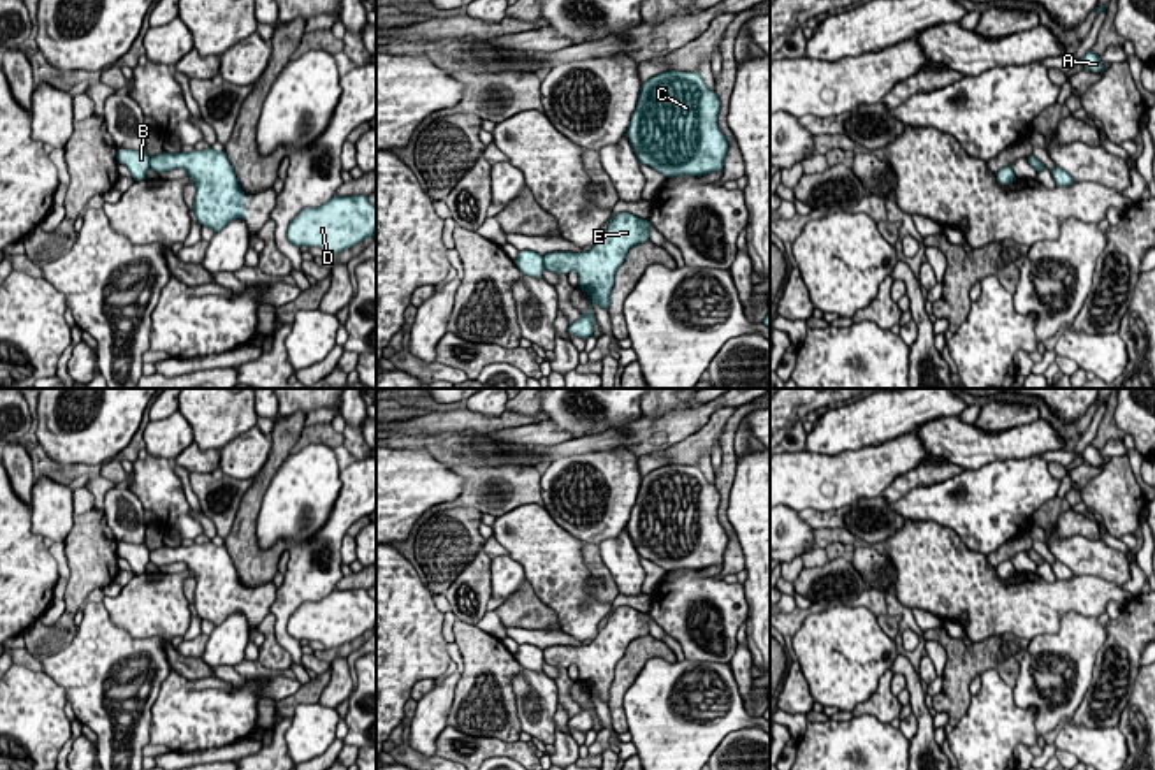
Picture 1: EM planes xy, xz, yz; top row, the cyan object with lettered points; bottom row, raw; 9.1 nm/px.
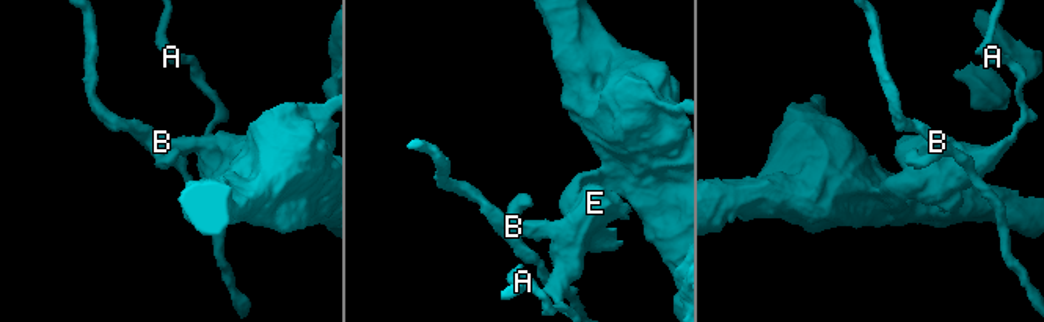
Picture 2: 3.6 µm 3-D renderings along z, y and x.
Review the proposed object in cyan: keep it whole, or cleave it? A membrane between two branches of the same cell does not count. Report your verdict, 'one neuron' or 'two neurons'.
two neurons

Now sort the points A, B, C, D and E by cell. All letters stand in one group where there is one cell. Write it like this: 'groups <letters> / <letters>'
groups A C D E / B

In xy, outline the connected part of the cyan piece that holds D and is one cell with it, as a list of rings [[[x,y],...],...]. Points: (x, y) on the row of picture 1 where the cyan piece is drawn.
[[[334,195],[320,207],[302,209],[288,225],[287,239],[299,248],[318,246],[334,255],[374,234],[376,207],[367,195]]]

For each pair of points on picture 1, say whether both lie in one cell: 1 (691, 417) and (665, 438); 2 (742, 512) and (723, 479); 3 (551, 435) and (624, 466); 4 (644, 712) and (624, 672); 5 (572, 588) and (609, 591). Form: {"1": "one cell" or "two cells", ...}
{"1": "one cell", "2": "two cells", "3": "two cells", "4": "two cells", "5": "two cells"}

